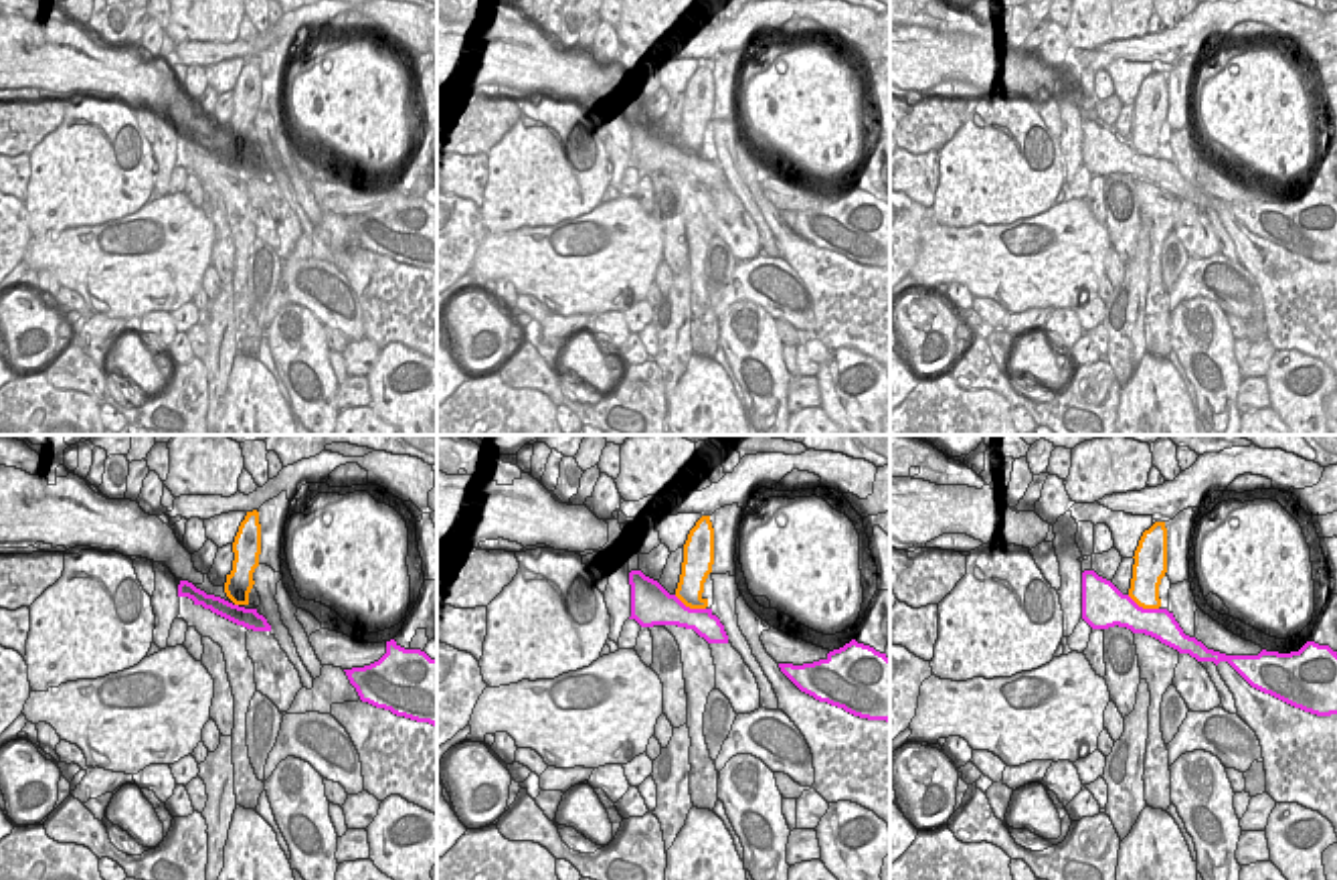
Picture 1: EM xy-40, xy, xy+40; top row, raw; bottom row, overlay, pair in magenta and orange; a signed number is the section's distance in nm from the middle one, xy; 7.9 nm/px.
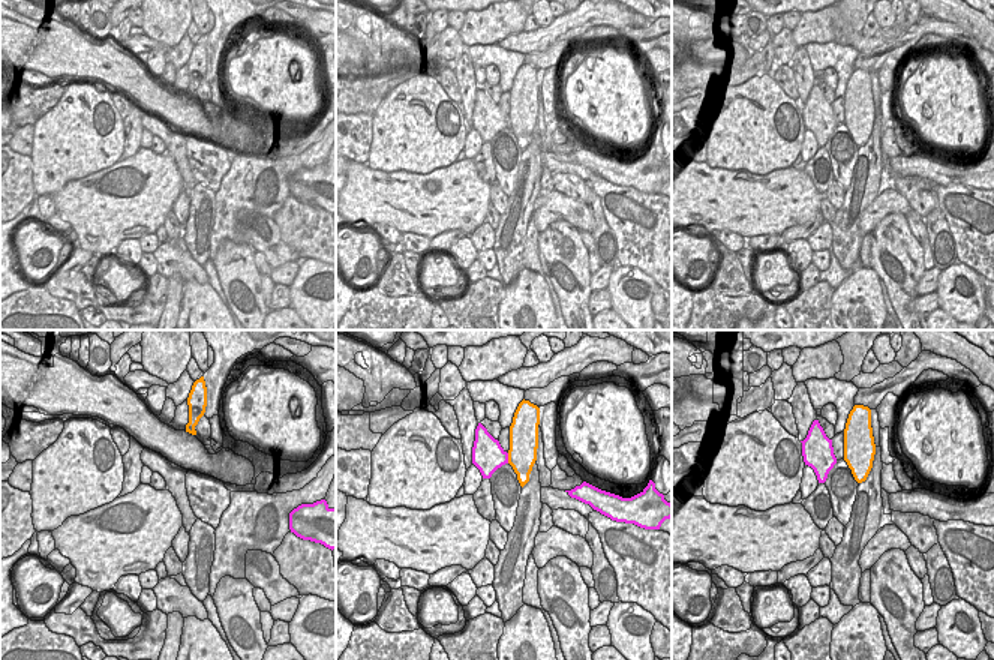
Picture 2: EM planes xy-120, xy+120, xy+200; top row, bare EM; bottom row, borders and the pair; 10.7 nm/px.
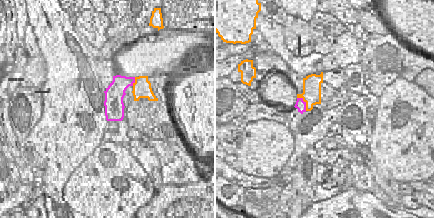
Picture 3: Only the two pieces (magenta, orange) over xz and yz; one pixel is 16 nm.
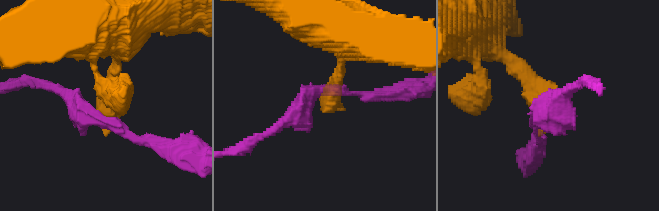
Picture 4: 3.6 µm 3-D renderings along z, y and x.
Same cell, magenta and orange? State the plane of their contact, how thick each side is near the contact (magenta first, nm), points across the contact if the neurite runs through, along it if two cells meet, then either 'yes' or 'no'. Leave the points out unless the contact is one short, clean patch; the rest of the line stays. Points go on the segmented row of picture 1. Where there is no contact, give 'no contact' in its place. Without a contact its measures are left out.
contact in xy; calibres 280 and 220 nm; border xy (674, 595), (690, 607), (704, 609); no

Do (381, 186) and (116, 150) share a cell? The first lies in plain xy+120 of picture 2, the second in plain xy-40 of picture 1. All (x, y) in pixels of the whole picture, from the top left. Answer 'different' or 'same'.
different

